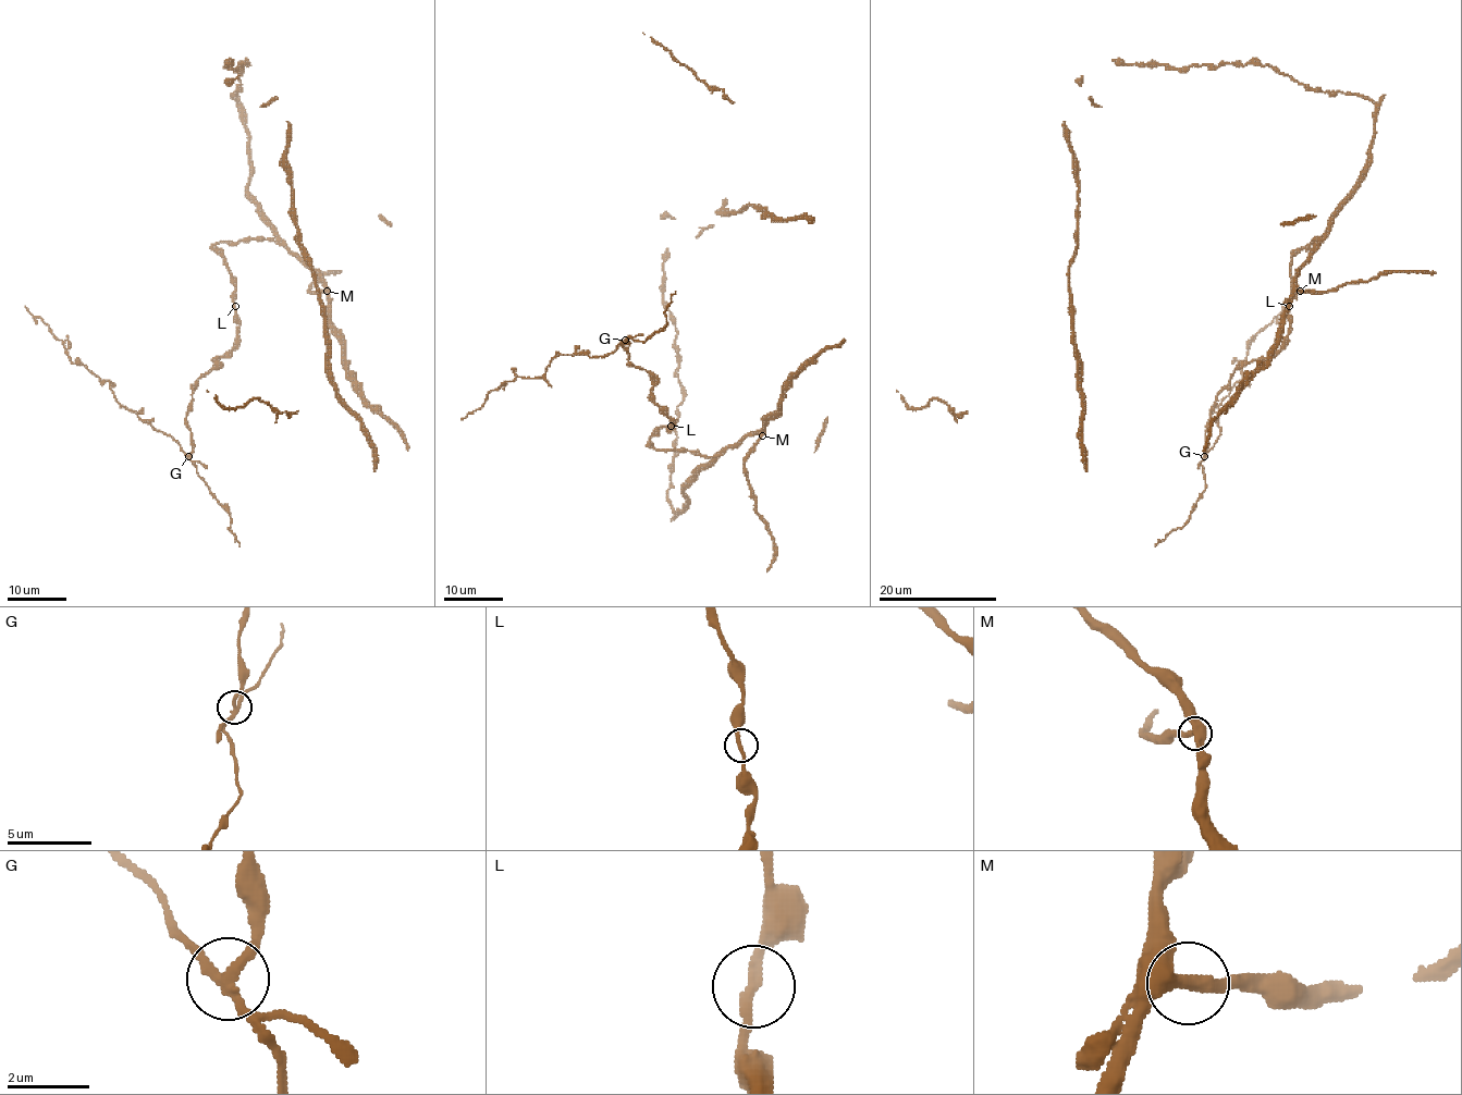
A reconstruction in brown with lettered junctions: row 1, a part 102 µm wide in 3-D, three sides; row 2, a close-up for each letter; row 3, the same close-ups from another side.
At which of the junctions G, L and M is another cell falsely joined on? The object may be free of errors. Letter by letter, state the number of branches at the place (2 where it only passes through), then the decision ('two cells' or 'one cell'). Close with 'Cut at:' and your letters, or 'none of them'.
G: branches 3; two cells
L: branches 2; one cell
M: branches 3; one cell
Cut at: G

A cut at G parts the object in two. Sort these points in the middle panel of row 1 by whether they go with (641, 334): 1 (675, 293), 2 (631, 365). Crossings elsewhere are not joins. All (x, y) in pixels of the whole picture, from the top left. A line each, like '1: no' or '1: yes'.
1: yes
2: no

